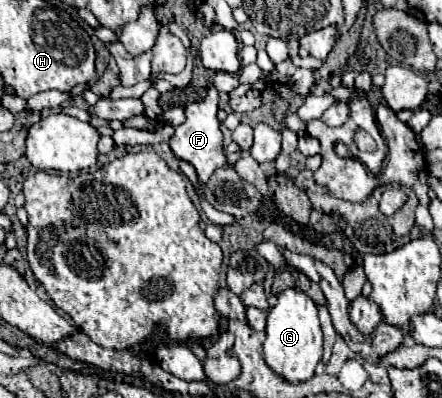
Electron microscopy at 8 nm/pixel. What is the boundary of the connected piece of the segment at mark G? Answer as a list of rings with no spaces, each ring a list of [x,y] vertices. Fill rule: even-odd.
[[[289,287],[277,295],[277,305],[267,313],[267,331],[263,341],[263,355],[267,365],[281,373],[287,381],[307,381],[313,377],[317,363],[321,361],[323,353],[323,333],[317,317],[315,301],[305,295],[301,289]],[[267,347],[267,353],[265,353]]]

